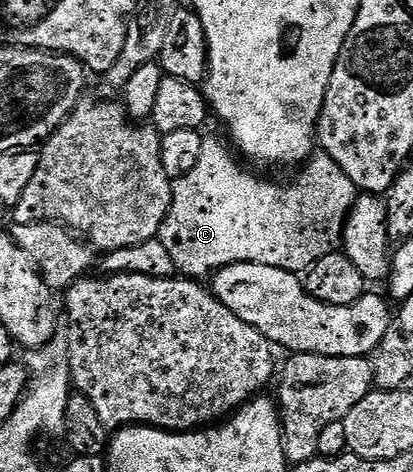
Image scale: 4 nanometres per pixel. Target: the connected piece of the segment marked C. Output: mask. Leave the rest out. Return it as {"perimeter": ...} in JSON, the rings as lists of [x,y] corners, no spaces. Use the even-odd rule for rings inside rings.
{"perimeter":[[[210,138],[203,139],[200,162],[196,162],[188,174],[173,181],[170,209],[156,240],[162,243],[167,258],[174,263],[175,273],[186,278],[206,278],[229,264],[259,264],[302,274],[339,247],[346,214],[352,210],[360,193],[352,178],[348,178],[348,174],[344,174],[344,170],[332,162],[329,154],[315,151],[305,161],[301,169],[303,172],[291,184],[277,184],[274,180],[261,180],[256,173],[241,168],[238,165],[239,157],[223,144]]]}

